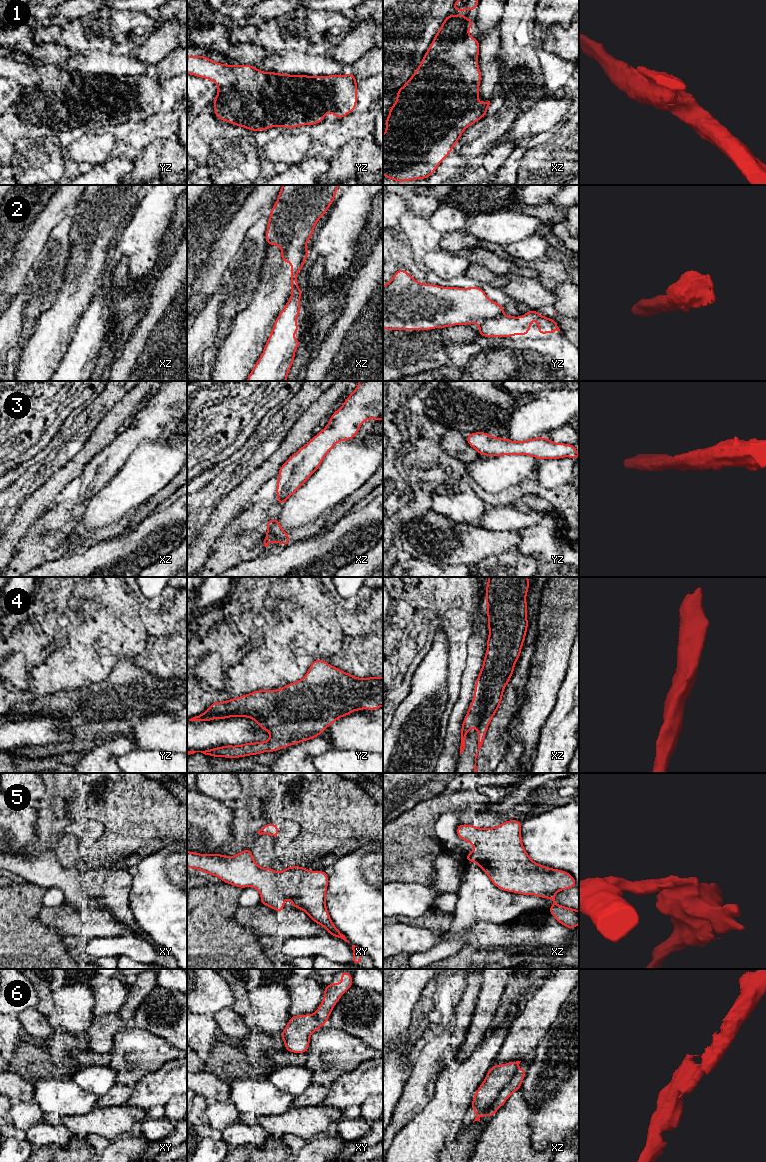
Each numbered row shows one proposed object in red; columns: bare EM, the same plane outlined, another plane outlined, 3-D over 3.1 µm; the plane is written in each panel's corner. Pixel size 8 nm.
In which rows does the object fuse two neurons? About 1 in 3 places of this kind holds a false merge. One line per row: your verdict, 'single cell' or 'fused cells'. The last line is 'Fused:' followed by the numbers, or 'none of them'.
1: single cell
2: fused cells
3: single cell
4: single cell
5: single cell
6: fused cells
Fused: 2, 6

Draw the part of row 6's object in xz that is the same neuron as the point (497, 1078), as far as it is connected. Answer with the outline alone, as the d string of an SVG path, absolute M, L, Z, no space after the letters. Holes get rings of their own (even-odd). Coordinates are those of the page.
M512 1061L502 1065L493 1065L487 1072L486 1078L474 1094L471 1109L476 1112L475 1121L480 1121L482 1115L497 1099L500 1092L508 1085L518 1070L521 1061Z

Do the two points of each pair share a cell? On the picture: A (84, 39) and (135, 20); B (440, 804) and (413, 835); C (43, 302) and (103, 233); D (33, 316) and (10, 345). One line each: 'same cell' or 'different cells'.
A: same cell
B: same cell
C: different cells
D: different cells

